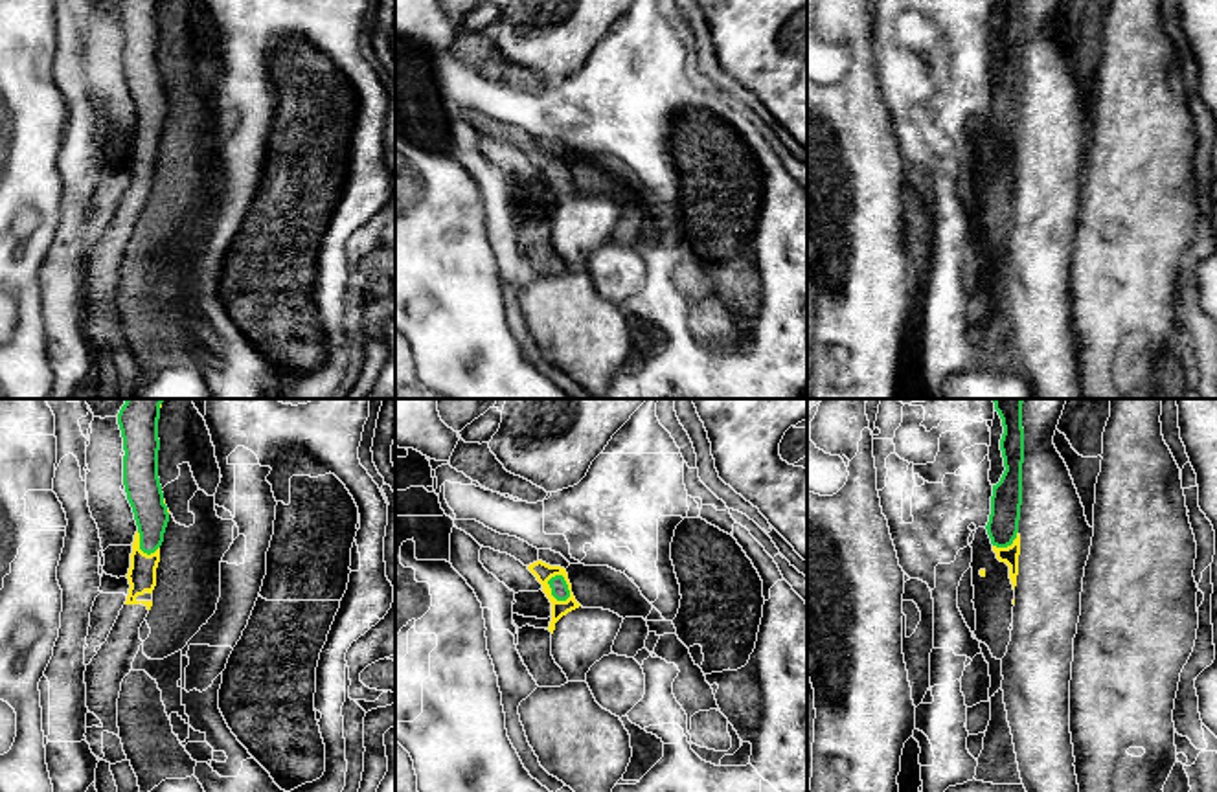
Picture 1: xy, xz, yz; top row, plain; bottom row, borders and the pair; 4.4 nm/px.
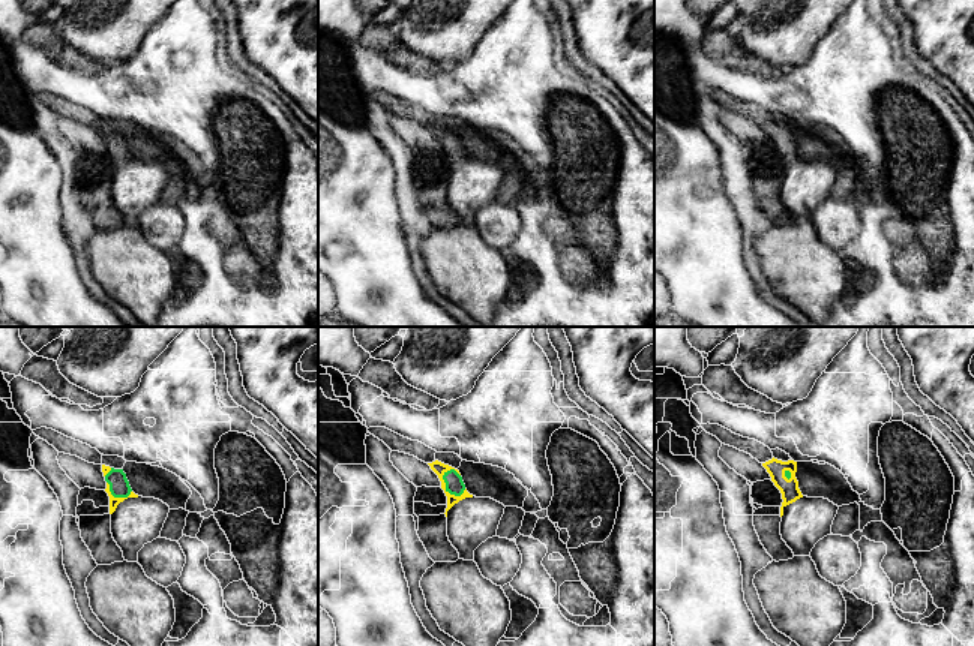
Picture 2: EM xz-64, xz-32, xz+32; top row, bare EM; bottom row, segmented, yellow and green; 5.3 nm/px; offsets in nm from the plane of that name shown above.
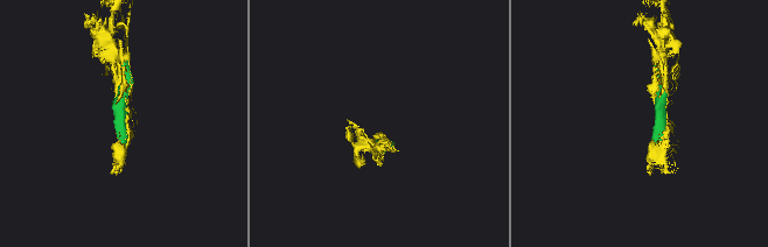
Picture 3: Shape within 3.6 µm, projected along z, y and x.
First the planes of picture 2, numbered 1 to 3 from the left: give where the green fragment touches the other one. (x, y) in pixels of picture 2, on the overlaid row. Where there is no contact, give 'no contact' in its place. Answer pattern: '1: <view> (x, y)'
1: xz-64 (116, 498)
2: xz-32 (444, 486)
3: xz+32 (784, 475)

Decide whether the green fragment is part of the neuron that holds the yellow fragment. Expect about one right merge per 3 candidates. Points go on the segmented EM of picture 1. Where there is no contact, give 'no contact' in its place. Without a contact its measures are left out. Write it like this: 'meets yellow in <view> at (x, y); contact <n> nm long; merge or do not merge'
meets yellow in xz at (568, 587); contact 130 nm long; merge

